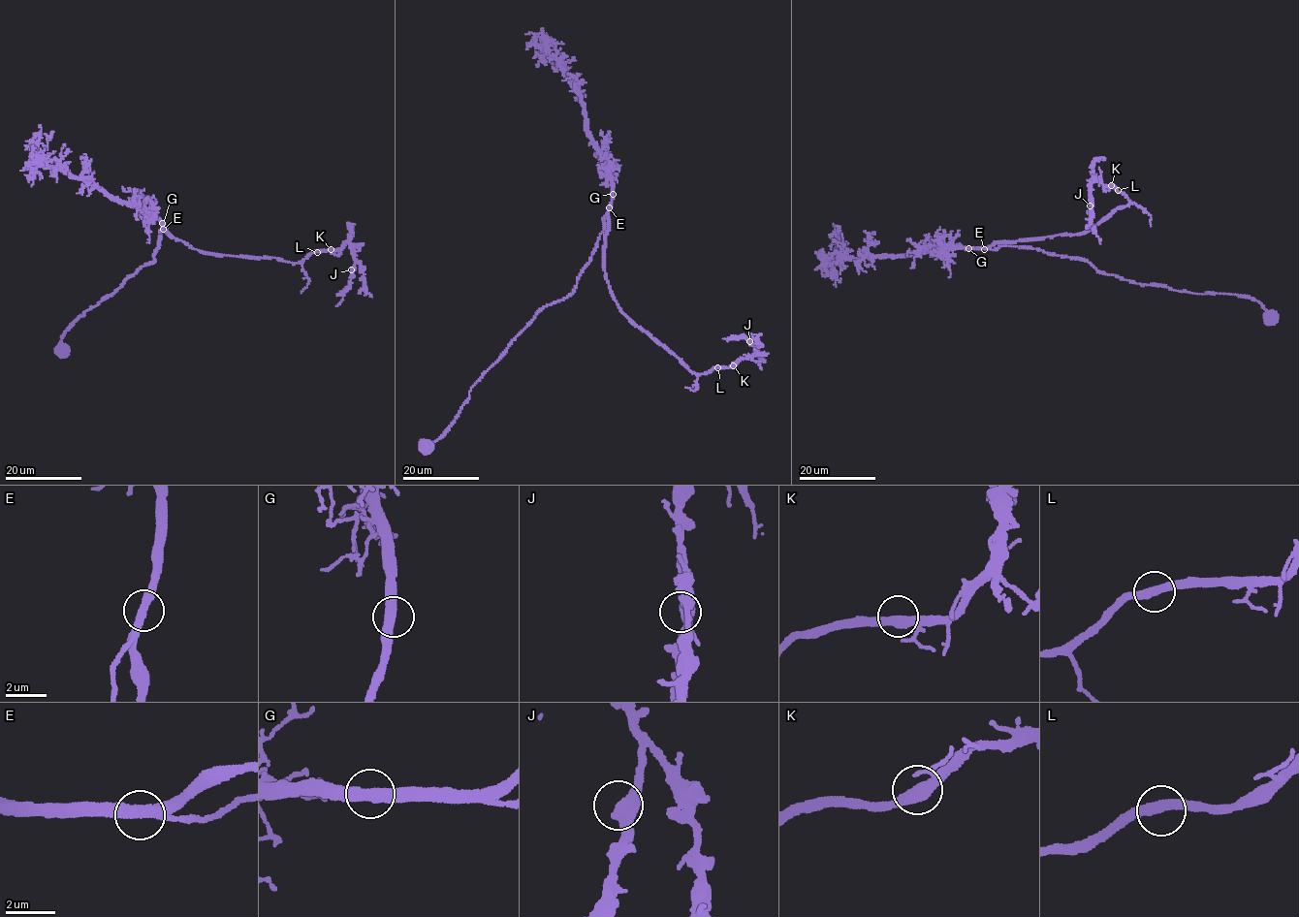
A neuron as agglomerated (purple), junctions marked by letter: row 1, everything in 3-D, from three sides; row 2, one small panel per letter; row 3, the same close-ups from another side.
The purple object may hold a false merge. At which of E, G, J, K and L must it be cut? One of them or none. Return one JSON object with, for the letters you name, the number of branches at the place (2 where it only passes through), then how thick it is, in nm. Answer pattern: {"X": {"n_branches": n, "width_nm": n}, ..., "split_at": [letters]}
{"split_at": []}

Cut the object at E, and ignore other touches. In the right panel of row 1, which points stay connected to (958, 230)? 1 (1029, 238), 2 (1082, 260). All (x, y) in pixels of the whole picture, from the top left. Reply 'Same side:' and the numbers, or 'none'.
Same side: 1

